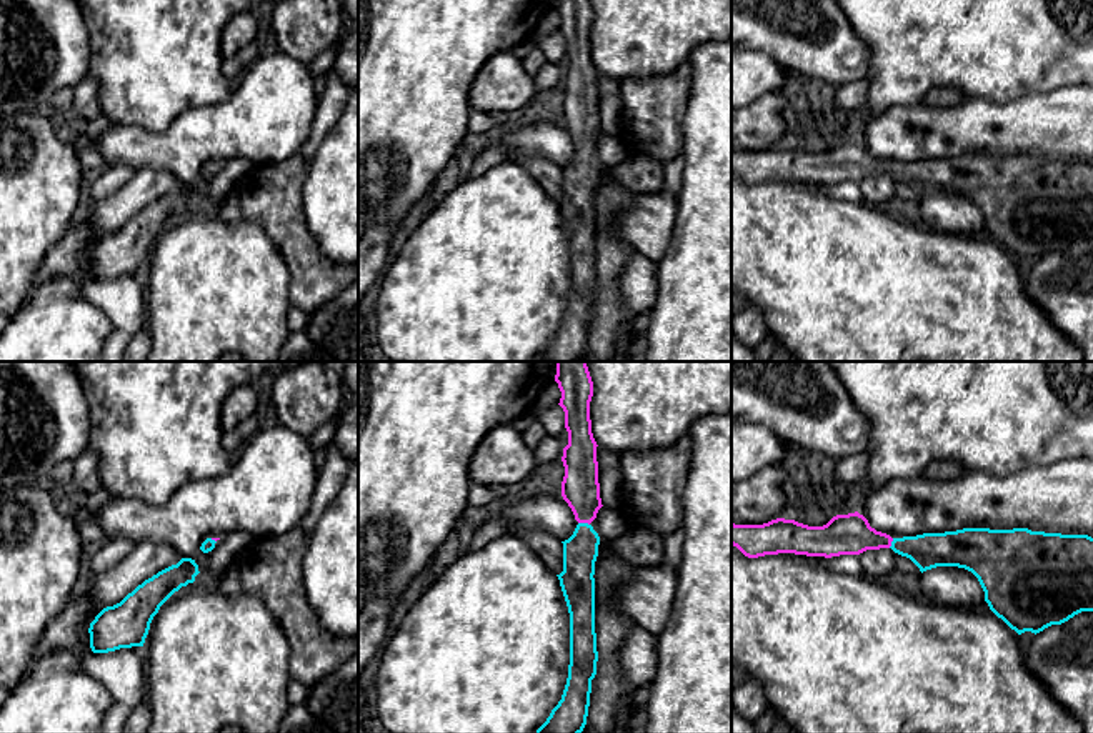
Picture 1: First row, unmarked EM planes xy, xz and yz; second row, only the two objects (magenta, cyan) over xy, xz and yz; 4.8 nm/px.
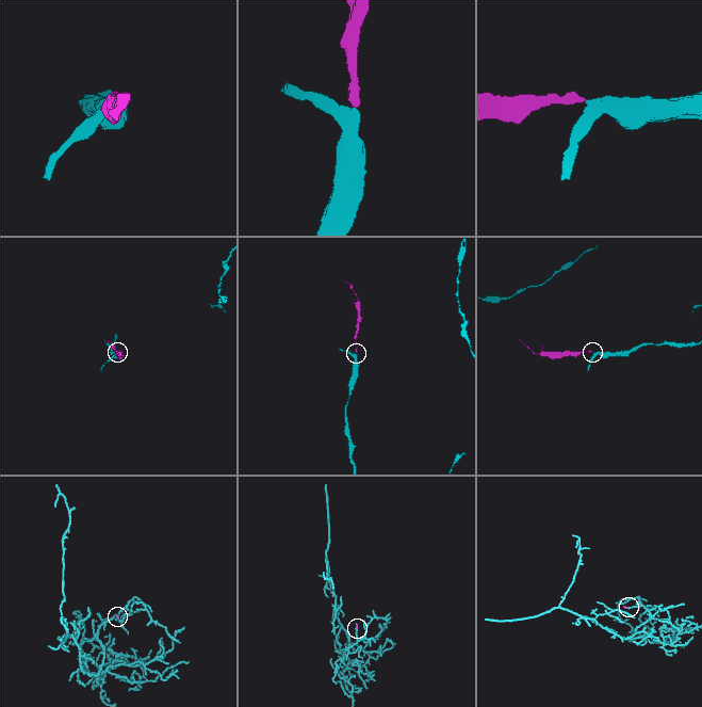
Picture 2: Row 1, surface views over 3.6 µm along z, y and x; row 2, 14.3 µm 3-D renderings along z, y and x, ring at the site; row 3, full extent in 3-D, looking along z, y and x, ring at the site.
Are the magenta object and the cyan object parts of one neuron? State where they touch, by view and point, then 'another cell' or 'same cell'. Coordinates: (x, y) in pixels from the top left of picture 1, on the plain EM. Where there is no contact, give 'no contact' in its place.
contact xz (583, 149); same cell

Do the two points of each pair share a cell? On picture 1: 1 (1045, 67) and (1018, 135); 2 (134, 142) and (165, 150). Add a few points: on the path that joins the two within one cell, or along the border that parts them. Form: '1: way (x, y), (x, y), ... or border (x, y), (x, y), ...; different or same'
1: border (1073, 84), (997, 100); different
2: way (142, 149), (157, 150); same

